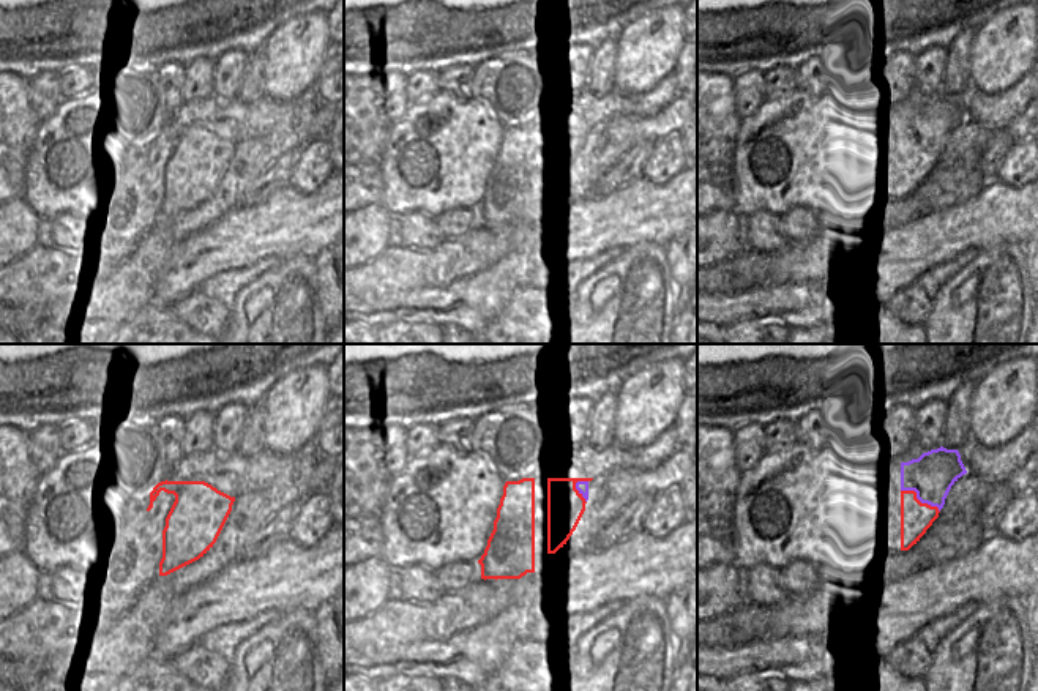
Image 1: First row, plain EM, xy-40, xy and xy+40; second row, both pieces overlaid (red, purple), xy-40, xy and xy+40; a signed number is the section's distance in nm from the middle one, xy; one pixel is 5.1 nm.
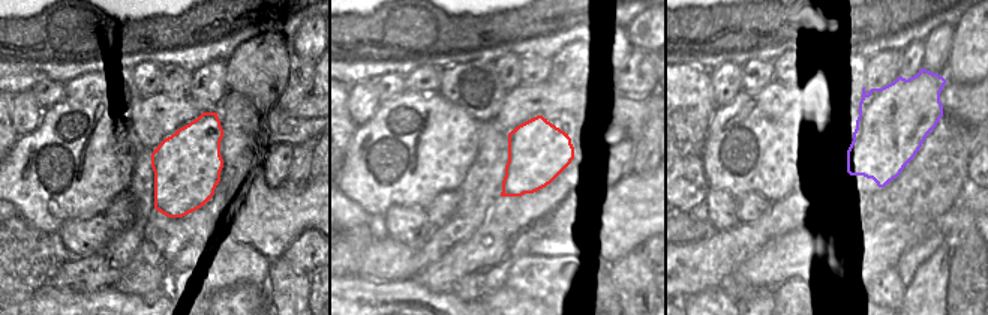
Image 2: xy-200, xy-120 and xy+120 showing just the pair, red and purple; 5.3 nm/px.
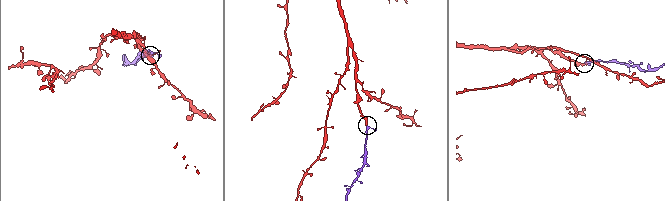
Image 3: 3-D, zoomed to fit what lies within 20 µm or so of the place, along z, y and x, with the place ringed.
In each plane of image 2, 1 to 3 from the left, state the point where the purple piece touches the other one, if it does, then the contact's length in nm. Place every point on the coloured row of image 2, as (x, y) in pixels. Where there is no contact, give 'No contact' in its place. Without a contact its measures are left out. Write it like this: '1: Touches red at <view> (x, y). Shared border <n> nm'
1: No contact
2: No contact
3: No contact

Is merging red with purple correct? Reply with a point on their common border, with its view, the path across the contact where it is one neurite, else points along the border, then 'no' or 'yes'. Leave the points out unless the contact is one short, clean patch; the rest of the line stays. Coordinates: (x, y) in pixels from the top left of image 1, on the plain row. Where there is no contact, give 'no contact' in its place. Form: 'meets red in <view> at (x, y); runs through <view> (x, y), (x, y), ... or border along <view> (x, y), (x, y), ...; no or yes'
meets red in xy+40 at (918, 147); runs through xy+40 (915, 164), (918, 147), (931, 122); yes

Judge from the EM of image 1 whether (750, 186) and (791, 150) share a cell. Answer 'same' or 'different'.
same

